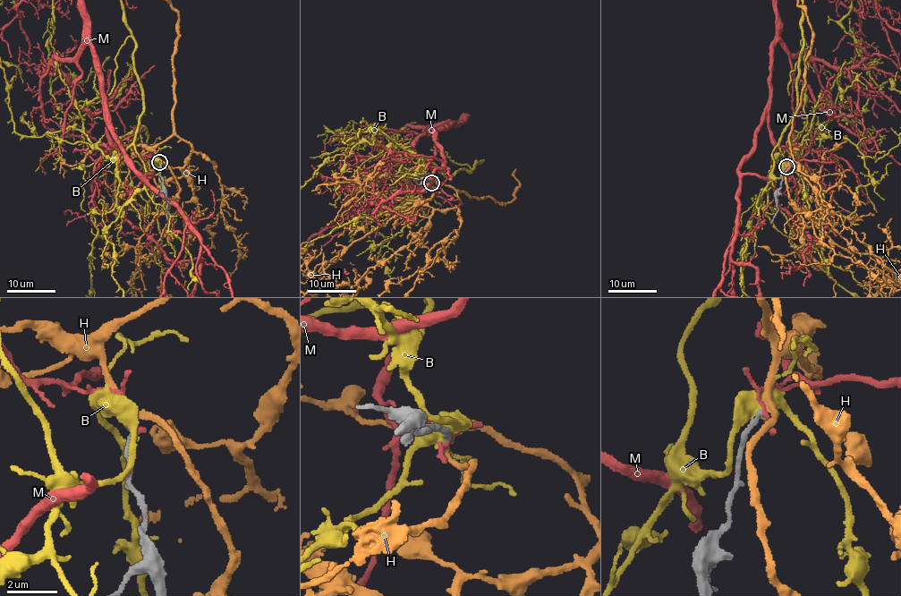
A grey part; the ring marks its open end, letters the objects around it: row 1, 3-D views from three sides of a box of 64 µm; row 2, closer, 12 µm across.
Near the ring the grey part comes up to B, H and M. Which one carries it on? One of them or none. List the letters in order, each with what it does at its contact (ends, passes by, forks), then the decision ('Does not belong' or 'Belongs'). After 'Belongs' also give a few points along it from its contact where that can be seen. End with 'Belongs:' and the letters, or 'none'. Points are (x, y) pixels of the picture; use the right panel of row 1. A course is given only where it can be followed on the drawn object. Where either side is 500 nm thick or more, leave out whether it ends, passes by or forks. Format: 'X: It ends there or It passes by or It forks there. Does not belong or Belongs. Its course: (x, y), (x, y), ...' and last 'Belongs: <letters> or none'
B: Does not belong
H: It passes by. Belongs. Its course: (787, 166), (788, 199), (852, 256), (893, 279), (891, 285), (878, 286)
M: It passes by. Does not belong
Belongs: H

